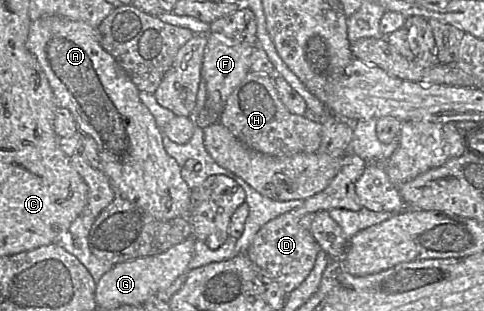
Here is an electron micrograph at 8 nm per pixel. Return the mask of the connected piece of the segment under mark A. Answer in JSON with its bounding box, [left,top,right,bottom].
[27,16,192,220]

